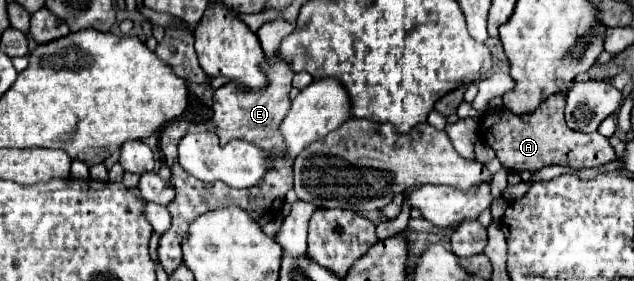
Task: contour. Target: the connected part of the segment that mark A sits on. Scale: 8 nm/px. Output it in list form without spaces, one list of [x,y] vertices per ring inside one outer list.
[[[554,94],[548,100],[542,102],[542,106],[524,116],[516,116],[508,110],[498,110],[492,114],[486,114],[480,122],[480,138],[494,148],[500,164],[506,170],[522,172],[530,170],[536,172],[544,166],[568,166],[572,170],[578,168],[596,168],[606,166],[616,160],[616,152],[610,146],[608,138],[600,136],[598,132],[582,134],[574,132],[564,122],[564,106],[566,106],[566,94]]]

